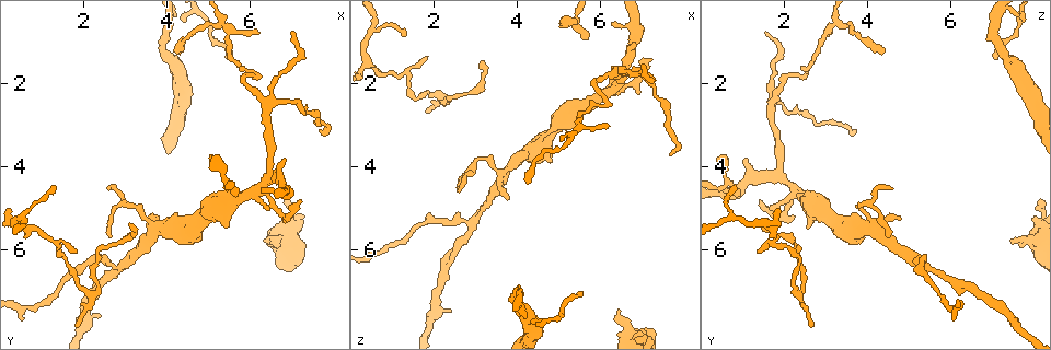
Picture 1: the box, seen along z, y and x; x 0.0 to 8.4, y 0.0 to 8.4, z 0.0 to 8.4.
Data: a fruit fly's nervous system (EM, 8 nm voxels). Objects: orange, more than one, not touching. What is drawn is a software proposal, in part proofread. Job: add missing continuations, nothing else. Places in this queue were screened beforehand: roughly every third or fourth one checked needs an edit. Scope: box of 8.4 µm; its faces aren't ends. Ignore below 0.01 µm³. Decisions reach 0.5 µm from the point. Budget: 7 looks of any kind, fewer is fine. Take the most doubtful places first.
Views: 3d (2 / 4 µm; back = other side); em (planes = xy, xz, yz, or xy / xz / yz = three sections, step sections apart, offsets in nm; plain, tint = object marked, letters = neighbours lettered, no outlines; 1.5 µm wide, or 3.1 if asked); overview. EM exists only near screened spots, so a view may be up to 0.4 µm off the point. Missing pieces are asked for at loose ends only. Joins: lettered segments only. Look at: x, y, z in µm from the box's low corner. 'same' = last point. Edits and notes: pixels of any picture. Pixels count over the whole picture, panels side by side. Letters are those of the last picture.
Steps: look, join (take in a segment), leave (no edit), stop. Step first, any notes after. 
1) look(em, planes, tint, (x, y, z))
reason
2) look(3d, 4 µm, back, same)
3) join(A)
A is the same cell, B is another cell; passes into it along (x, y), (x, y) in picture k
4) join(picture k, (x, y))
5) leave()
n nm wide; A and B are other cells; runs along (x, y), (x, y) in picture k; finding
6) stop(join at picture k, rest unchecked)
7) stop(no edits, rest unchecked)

look(em, xz, step 8, letters, (6.40, 5.70, 7.40))
an open end

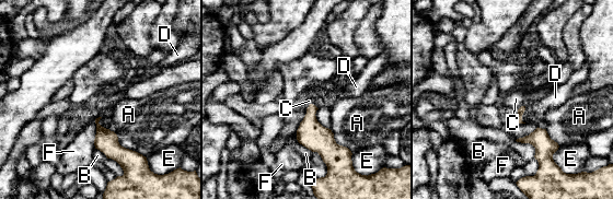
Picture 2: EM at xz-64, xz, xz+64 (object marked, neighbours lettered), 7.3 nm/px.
join(C)
C is the same cell, A, B, D, E and F are other cells; passes into it along (311, 133), (307, 108), (309, 101) in picture 2; the cell continues

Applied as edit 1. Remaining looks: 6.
look(overview)

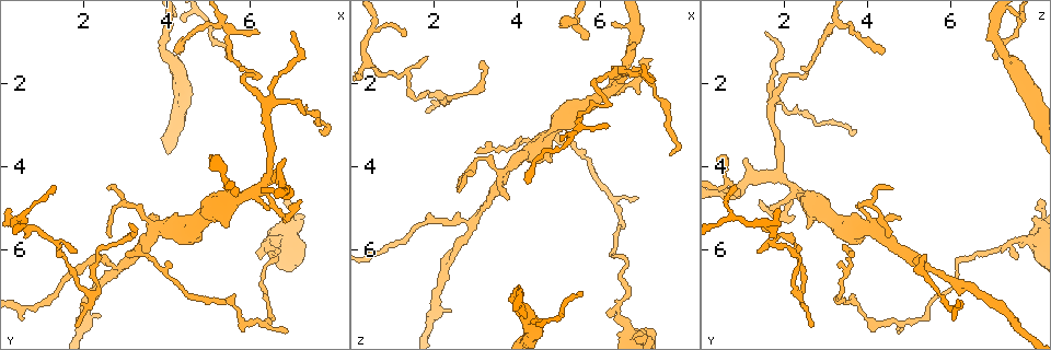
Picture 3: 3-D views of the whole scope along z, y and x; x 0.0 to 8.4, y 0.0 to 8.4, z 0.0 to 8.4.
look(3d, 2 µm, (7.25, 4.85, 1.45))
an open end

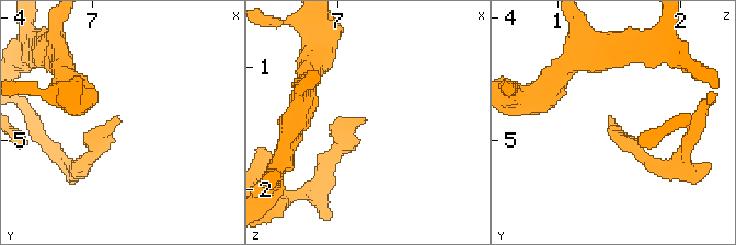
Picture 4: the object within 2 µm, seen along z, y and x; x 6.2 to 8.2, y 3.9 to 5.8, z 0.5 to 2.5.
look(em, planes, letters, (7.22, 4.84, 1.40))
shape alone is not enough

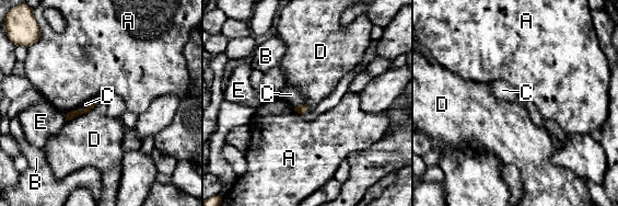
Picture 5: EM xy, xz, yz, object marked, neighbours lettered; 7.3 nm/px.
leave()
A, B, C, D and E are other cells; border along (98, 102), (89, 111), (66, 122) in picture 5; no lettered segment goes on from it

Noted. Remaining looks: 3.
look(em, xy, step 4, letters, (7.65, 3.10, 3.70))
end of a long branch

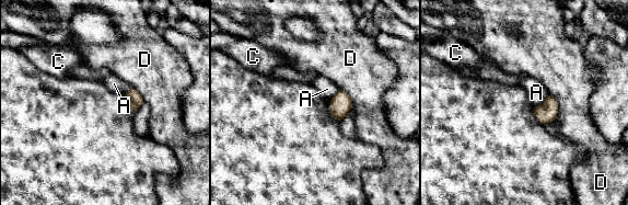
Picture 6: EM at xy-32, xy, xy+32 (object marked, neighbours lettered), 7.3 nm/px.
look(em, planes, letters, same)

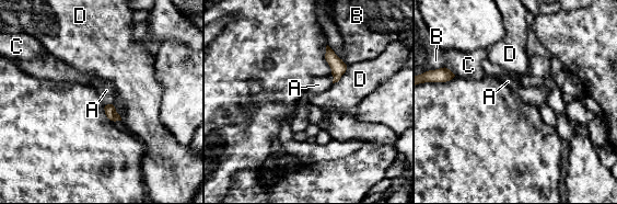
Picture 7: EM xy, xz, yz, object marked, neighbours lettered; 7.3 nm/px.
leave()
D touches over 170 nm; A, B, C and D are other cells; border along (347, 67), (341, 77), (333, 83) in picture 7; no lettered segment goes on from it

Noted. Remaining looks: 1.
stop(join at picture 2, rest unchecked)

